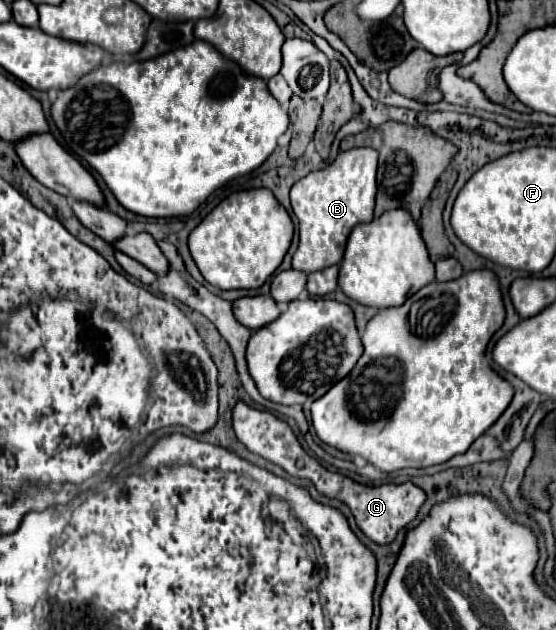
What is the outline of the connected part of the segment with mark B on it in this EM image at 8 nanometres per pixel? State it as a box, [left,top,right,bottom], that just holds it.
[290,148,378,272]

